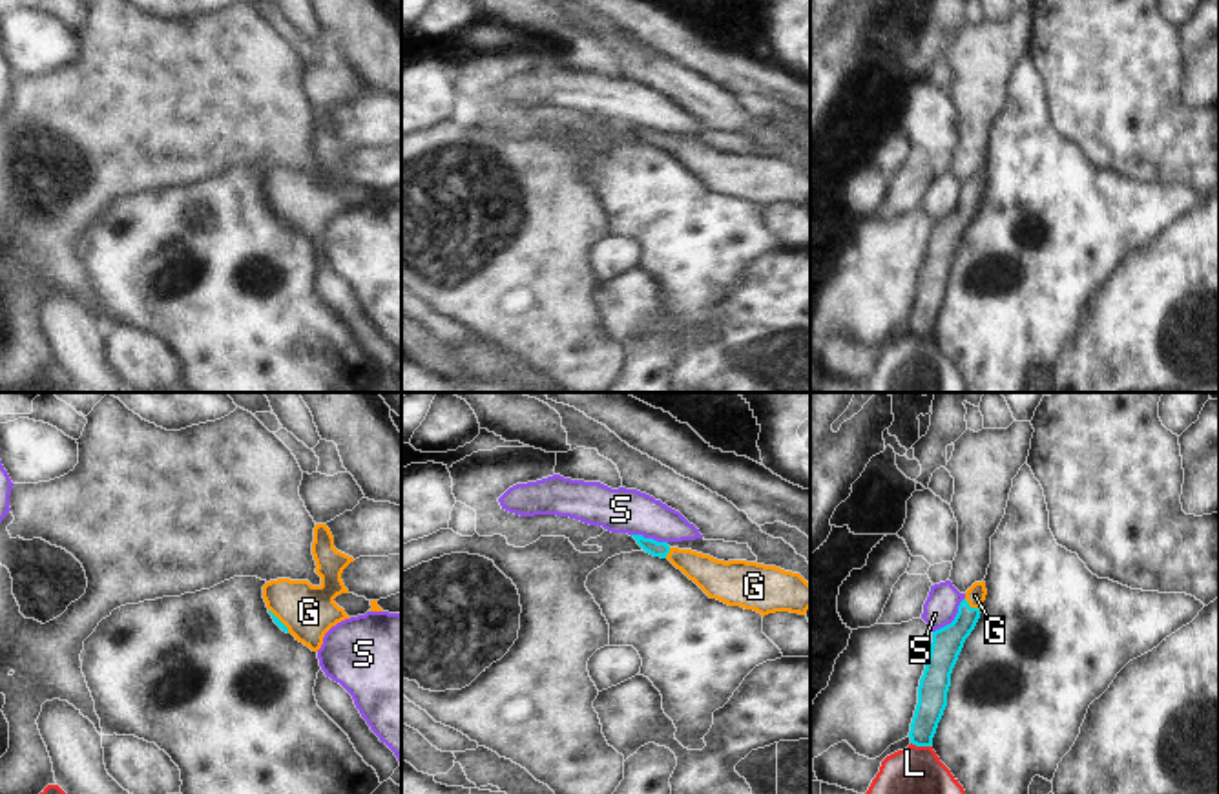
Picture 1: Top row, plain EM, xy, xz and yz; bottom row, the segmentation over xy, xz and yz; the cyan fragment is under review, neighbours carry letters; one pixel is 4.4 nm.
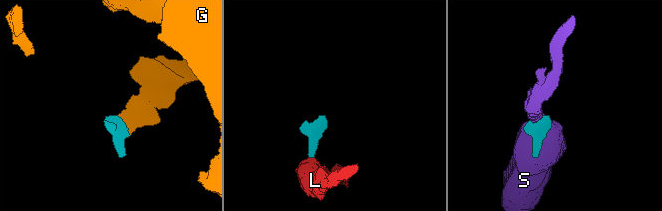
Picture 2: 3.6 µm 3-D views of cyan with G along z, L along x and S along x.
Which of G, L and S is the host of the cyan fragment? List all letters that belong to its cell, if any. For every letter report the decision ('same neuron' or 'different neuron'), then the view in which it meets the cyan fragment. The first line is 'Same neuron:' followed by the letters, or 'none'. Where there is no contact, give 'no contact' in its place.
Same neuron: G
G: same neuron | yz
L: different neuron | yz
S: different neuron | yz

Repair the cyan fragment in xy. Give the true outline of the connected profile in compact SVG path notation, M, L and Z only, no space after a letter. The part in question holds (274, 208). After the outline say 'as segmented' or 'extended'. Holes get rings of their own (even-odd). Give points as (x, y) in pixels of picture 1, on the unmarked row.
M327 115L314 119L312 146L318 157L316 164L321 168L319 177L312 177L308 172L277 170L263 177L263 190L283 223L318 243L325 225L350 210L334 190L349 184L341 164L354 150L334 139L334 128Z | extended

